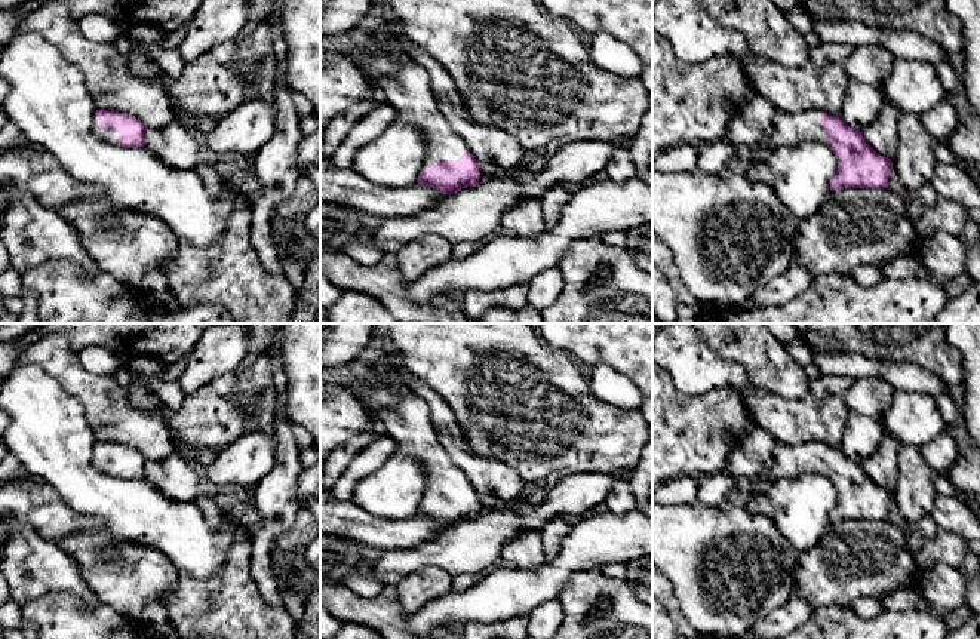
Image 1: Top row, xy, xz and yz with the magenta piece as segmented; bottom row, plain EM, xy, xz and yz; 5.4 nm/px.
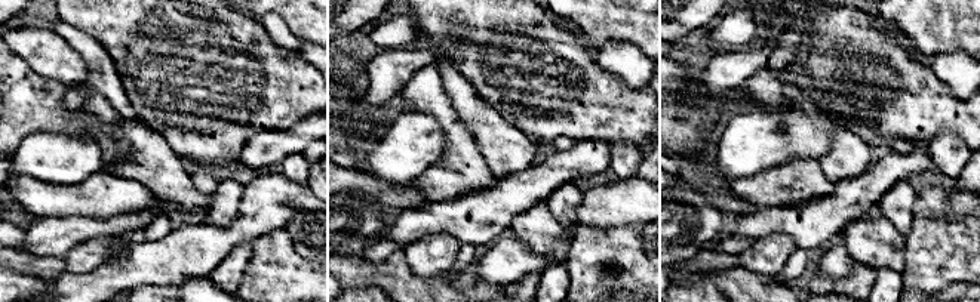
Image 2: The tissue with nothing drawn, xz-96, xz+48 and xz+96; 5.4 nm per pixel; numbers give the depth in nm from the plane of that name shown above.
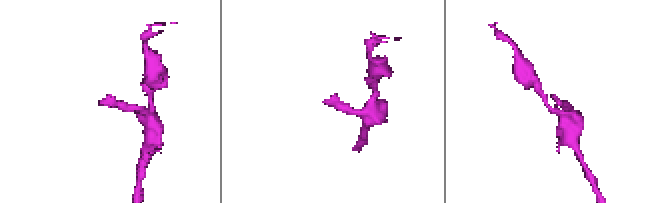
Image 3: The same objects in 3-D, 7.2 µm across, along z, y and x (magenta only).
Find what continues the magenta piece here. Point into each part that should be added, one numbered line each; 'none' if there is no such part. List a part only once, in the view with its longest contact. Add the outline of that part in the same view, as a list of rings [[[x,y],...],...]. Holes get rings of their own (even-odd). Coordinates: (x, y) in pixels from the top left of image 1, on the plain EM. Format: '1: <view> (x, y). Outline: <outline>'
1: xz (408, 421). Outline: [[[371,378],[350,385],[350,391],[366,406],[380,388],[393,391],[394,405],[388,409],[380,409],[378,415],[385,427],[385,434],[393,437],[399,448],[417,455],[428,471],[428,483],[423,503],[428,497],[442,495],[443,491],[458,492],[466,483],[470,483],[467,474],[452,461],[433,427],[428,405],[400,380]]]

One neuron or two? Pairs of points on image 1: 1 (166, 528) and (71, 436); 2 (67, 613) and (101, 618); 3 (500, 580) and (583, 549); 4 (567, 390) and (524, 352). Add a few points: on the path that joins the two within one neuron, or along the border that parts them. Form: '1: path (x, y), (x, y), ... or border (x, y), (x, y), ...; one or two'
1: path (137, 512), (117, 504), (79, 466); one
2: path (76, 618), (92, 618); one
3: path (521, 580), (549, 580), (562, 567); one
4: path (556, 381), (534, 362); one

